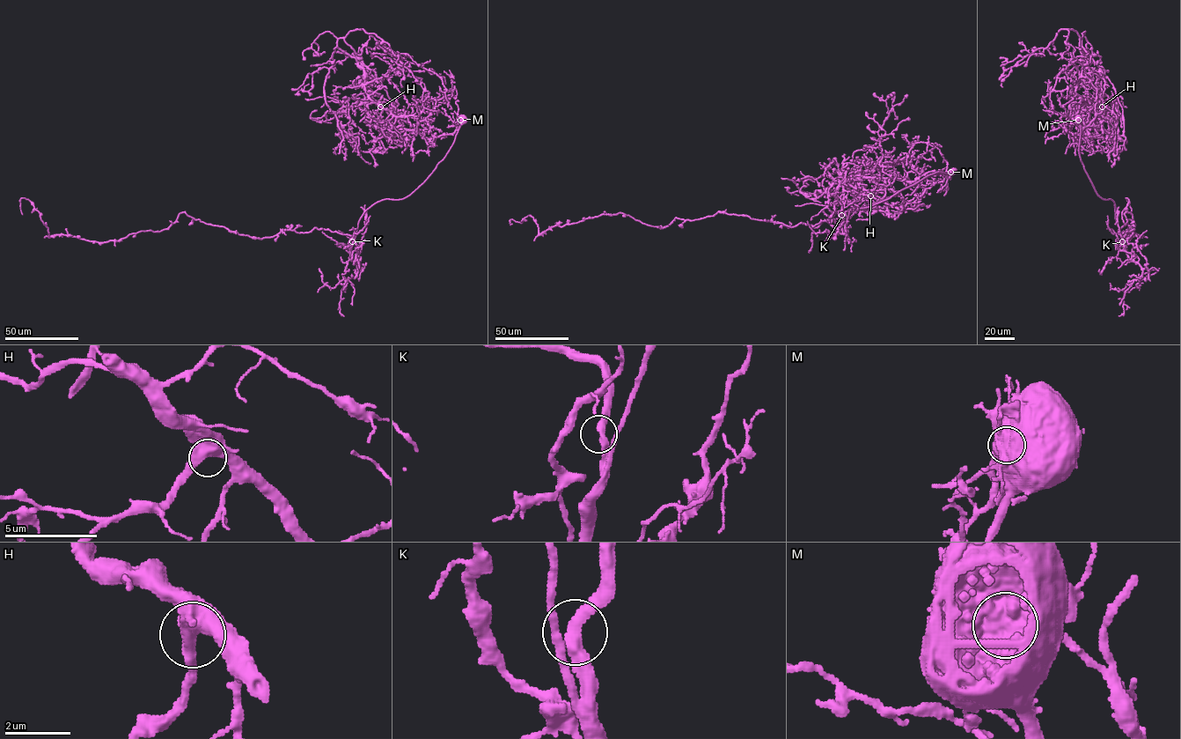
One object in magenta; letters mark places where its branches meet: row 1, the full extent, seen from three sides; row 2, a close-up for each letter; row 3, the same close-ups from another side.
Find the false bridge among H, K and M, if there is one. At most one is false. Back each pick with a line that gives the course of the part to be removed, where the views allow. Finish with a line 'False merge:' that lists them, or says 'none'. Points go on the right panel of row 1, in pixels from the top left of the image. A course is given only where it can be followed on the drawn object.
M: (1078, 120), (1121, 242), (1126, 212), (1120, 240), (1140, 236), (1125, 198), (1130, 214)
False merge: M

